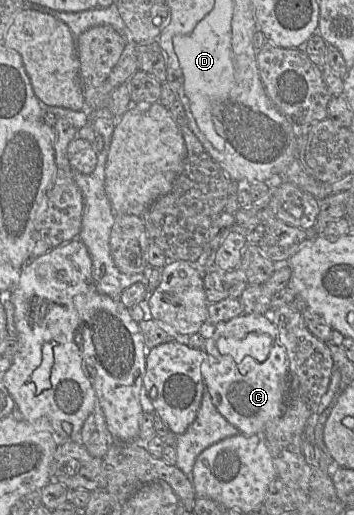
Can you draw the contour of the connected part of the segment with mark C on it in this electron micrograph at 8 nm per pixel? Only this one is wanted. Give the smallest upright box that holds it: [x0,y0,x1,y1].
[201,313,289,436]

